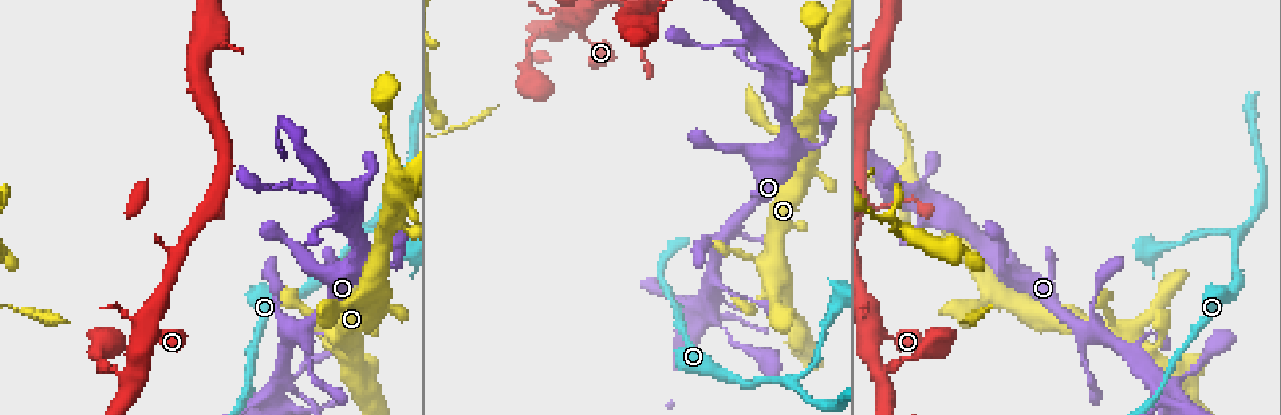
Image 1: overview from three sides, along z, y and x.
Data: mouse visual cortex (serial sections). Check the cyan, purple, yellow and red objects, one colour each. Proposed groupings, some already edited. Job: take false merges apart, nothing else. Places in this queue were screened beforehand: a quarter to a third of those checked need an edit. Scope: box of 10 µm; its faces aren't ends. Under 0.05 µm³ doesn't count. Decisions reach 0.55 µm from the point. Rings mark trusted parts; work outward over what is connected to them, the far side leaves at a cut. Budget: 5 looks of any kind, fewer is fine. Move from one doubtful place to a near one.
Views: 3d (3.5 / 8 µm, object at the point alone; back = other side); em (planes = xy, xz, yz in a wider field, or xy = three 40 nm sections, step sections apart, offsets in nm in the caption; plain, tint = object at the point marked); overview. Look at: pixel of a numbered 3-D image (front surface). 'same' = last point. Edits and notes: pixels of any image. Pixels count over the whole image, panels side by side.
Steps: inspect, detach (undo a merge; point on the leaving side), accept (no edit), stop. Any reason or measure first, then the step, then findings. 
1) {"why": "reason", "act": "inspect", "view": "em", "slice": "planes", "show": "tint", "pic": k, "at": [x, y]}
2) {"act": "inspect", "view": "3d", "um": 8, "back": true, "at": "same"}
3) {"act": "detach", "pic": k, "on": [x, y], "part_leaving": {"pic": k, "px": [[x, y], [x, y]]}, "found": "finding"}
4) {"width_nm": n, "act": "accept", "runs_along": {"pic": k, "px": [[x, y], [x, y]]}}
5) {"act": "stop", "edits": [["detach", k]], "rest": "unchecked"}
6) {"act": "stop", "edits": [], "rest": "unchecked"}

{"why": "three arms meet", "act": "inspect", "view": "3d", "um": 3.5, "pic": 1, "at": [1236, 230]}

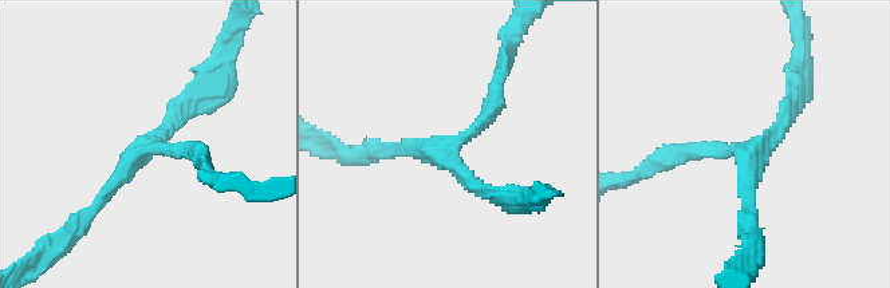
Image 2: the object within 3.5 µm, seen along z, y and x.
{"arms": 3, "arm_widths_nm": [150, 150, 200], "why": "need the tissue", "act": "inspect", "view": "em", "slice": "xy", "step": 2, "show": "plain", "pic": 2, "at": [140, 153]}

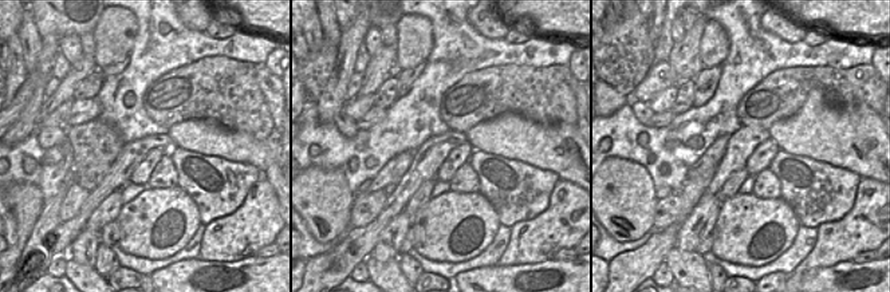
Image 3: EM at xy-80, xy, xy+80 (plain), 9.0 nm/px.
{"why": "where the object lies", "act": "inspect", "view": "em", "slice": "xy", "step": 2, "show": "tint", "at": "same"}

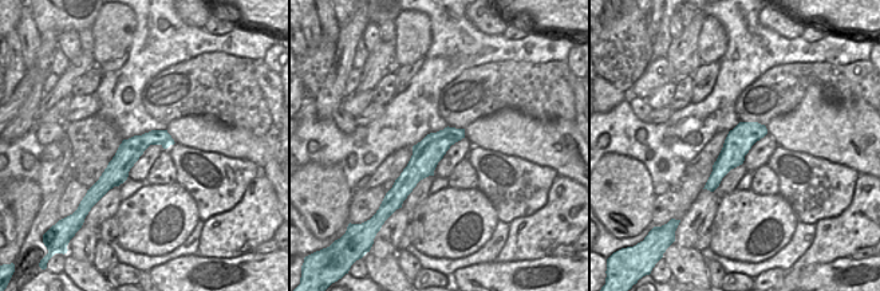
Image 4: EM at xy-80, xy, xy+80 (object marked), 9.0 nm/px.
{"width_nm": 260, "act": "accept", "runs_along": {"pic": 4, "px": [[164, 133], [145, 140], [102, 188]]}, "found": "continuous, no second cell"}

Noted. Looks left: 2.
{"act": "inspect", "view": "3d", "um": 3.5, "pic": 1, "at": [309, 359]}

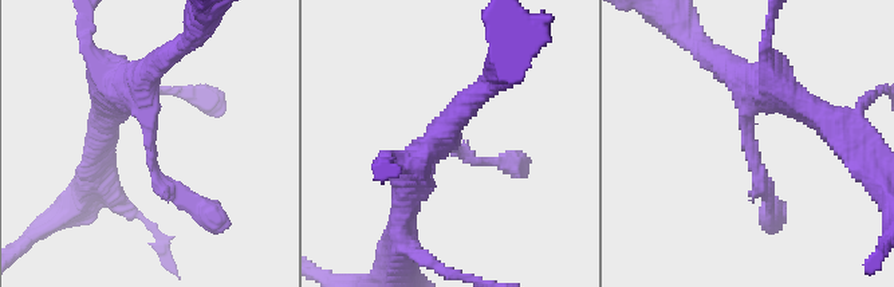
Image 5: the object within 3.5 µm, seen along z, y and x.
{"act": "inspect", "view": "em", "slice": "xy", "step": 2, "show": "tint", "pic": 5, "at": [748, 138]}

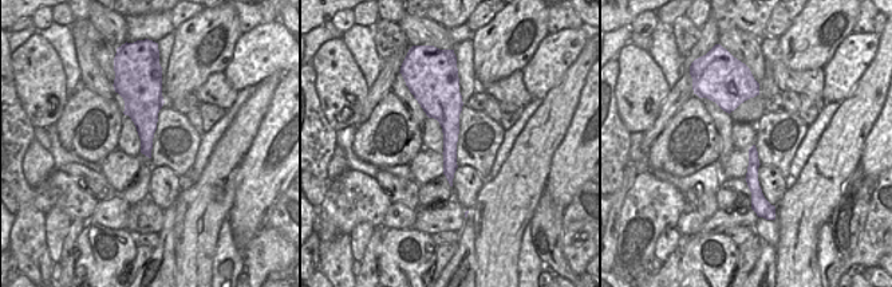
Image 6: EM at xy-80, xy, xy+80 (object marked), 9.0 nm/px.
{"act": "accept", "found": "all the same cell"}

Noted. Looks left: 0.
{"act": "stop", "edits": [], "rest": "unchecked"}

